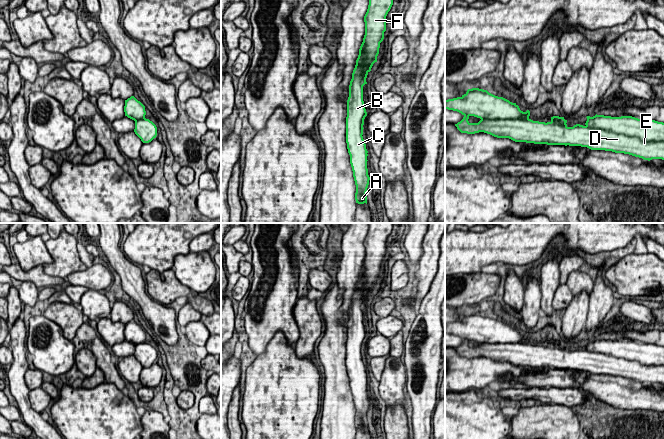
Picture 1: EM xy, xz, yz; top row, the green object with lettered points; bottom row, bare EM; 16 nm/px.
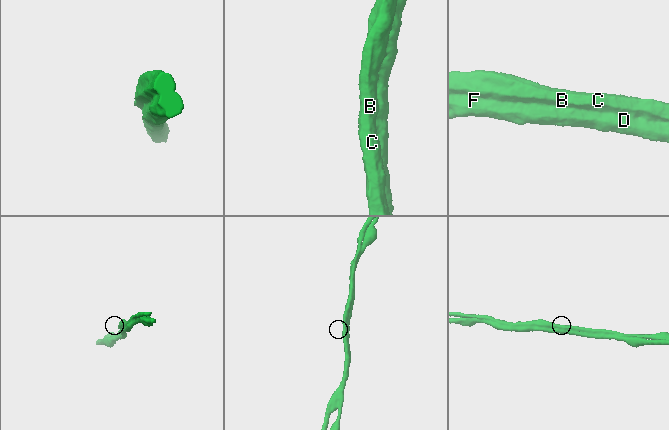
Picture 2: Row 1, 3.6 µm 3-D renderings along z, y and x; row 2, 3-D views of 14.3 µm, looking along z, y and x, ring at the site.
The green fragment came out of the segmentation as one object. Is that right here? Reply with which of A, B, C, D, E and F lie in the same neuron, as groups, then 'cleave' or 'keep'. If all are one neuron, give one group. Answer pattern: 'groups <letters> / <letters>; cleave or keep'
groups A B C / D E F; cleave

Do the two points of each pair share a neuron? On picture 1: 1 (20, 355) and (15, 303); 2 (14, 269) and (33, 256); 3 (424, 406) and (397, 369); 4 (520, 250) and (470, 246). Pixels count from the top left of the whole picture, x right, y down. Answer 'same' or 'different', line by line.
1: different
2: different
3: different
4: same

